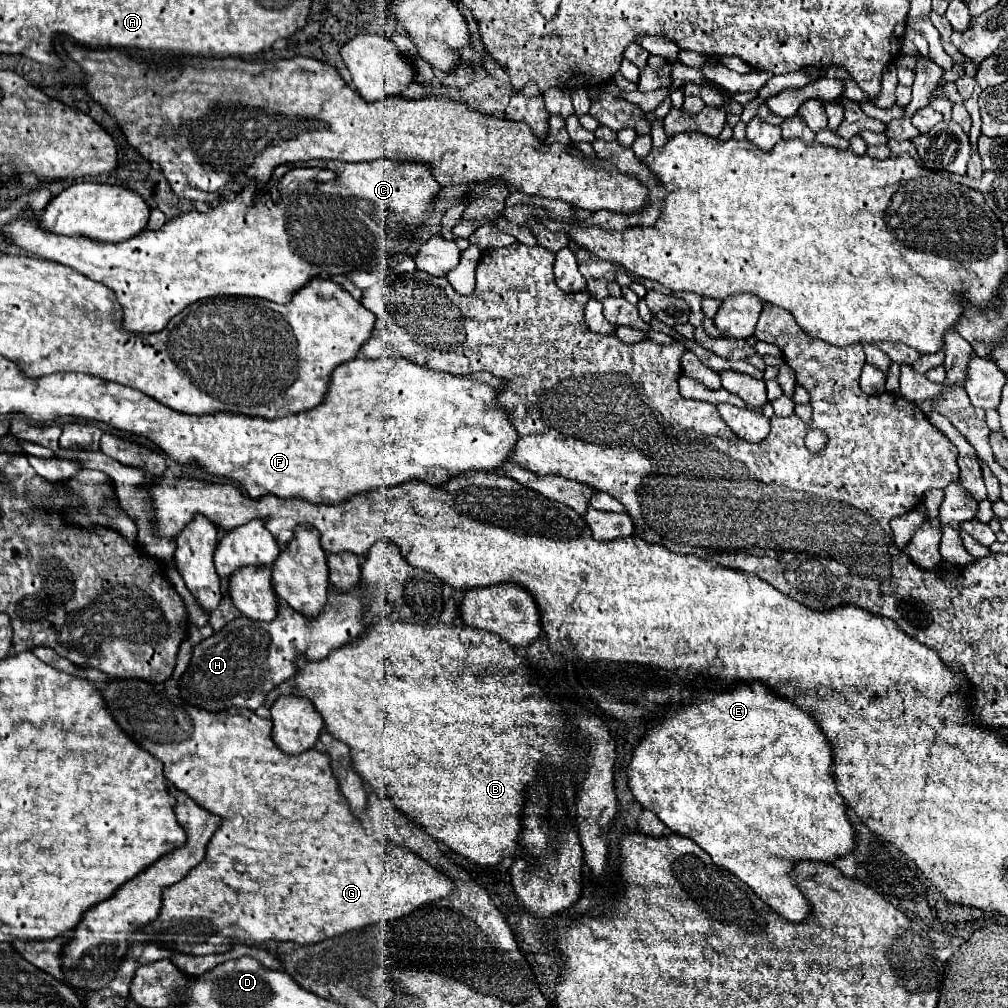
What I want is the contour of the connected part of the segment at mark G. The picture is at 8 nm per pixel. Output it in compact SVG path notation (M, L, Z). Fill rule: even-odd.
M115 679L115 681L109 681L109 683L105 683L101 687L101 695L103 695L105 705L111 711L113 719L117 721L117 725L141 749L149 751L151 755L155 755L157 759L163 761L165 775L167 775L169 783L173 783L179 791L187 793L195 803L199 803L199 807L205 807L209 813L221 817L221 825L215 831L213 839L209 841L207 855L205 855L203 861L191 869L185 879L181 879L179 883L163 889L161 913L159 913L159 917L155 921L151 921L143 929L147 943L157 943L157 945L163 945L169 951L185 953L185 955L207 955L205 947L197 947L199 933L203 933L205 937L211 937L211 935L223 937L221 939L223 945L221 947L213 947L219 953L221 951L225 953L231 945L237 945L237 943L259 945L259 943L265 943L265 941L293 941L293 943L299 943L299 945L313 945L317 941L325 941L329 937L337 937L337 935L353 931L353 929L361 929L361 927L371 925L371 923L391 921L391 919L409 915L409 911L421 907L423 903L431 903L433 899L441 899L441 895L449 895L449 879L441 871L437 871L435 867L431 867L423 859L415 857L415 853L411 853L411 851L407 851L403 847L391 845L391 843L383 845L383 843L379 843L377 839L373 839L371 835L367 835L363 831L359 819L353 817L347 799L339 791L339 783L335 781L335 777L331 773L329 757L323 751L309 749L309 751L299 753L299 755L287 755L281 749L277 749L277 745L269 737L269 733L271 733L271 721L269 719L257 717L249 709L227 709L227 711L211 713L211 711L195 707L195 711L193 711L193 705L187 705L187 701L183 701L179 697L173 697L173 695L167 695L167 691L163 687L153 685L149 681L141 681L141 679Z

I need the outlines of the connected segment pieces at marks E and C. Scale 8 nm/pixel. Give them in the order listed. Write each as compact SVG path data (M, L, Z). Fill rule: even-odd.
M701 677L697 679L697 691L699 697L693 699L689 705L677 709L677 711L669 711L665 715L665 719L661 719L659 723L655 723L651 729L645 731L645 737L641 739L641 743L633 749L633 757L627 765L627 777L629 777L629 789L633 793L633 797L643 805L643 809L651 811L673 831L679 833L683 837L693 839L697 845L701 845L701 849L705 849L713 863L729 869L733 875L737 875L741 881L745 881L753 893L765 903L769 905L775 913L779 913L781 917L789 919L789 921L805 921L809 915L809 903L807 899L801 895L801 891L797 889L797 885L793 883L789 871L793 869L793 865L797 861L803 859L813 859L813 861L833 861L835 857L843 857L845 853L849 853L853 849L853 829L851 823L845 815L847 805L841 799L841 795L835 789L835 779L831 773L831 763L833 763L833 753L829 747L829 741L825 739L825 735L821 733L817 721L809 715L805 715L805 711L793 707L793 703L789 703L787 699L775 695L773 691L769 691L763 683L757 681L749 681L749 683L737 683L735 687L731 687L729 691L721 691L721 693L707 693L705 681L701 681Z
M377 159L367 163L321 161L311 165L335 171L337 179L327 183L309 183L297 189L295 193L283 197L277 195L275 181L280 180L292 166L280 165L273 172L273 183L269 183L269 187L263 189L255 201L251 197L257 188L257 182L249 181L235 199L231 200L232 203L225 205L225 201L219 201L217 205L211 205L205 213L199 211L181 213L169 219L161 229L157 231L143 229L139 235L121 243L101 243L85 235L67 237L51 233L41 227L39 215L35 215L31 209L23 211L23 215L5 223L1 227L1 233L9 243L15 243L25 253L33 253L41 259L63 263L111 289L123 309L123 327L127 331L157 333L169 323L173 315L205 297L247 295L269 299L275 303L285 303L291 299L293 291L303 287L315 275L325 273L341 275L357 269L375 271L381 267L395 265L405 257L405 249L409 249L409 243L413 239L411 233L417 229L421 221L427 219L429 207L441 189L441 185L433 179L431 171L423 167L423 163ZM353 203L357 203L357 219L353 219Z

